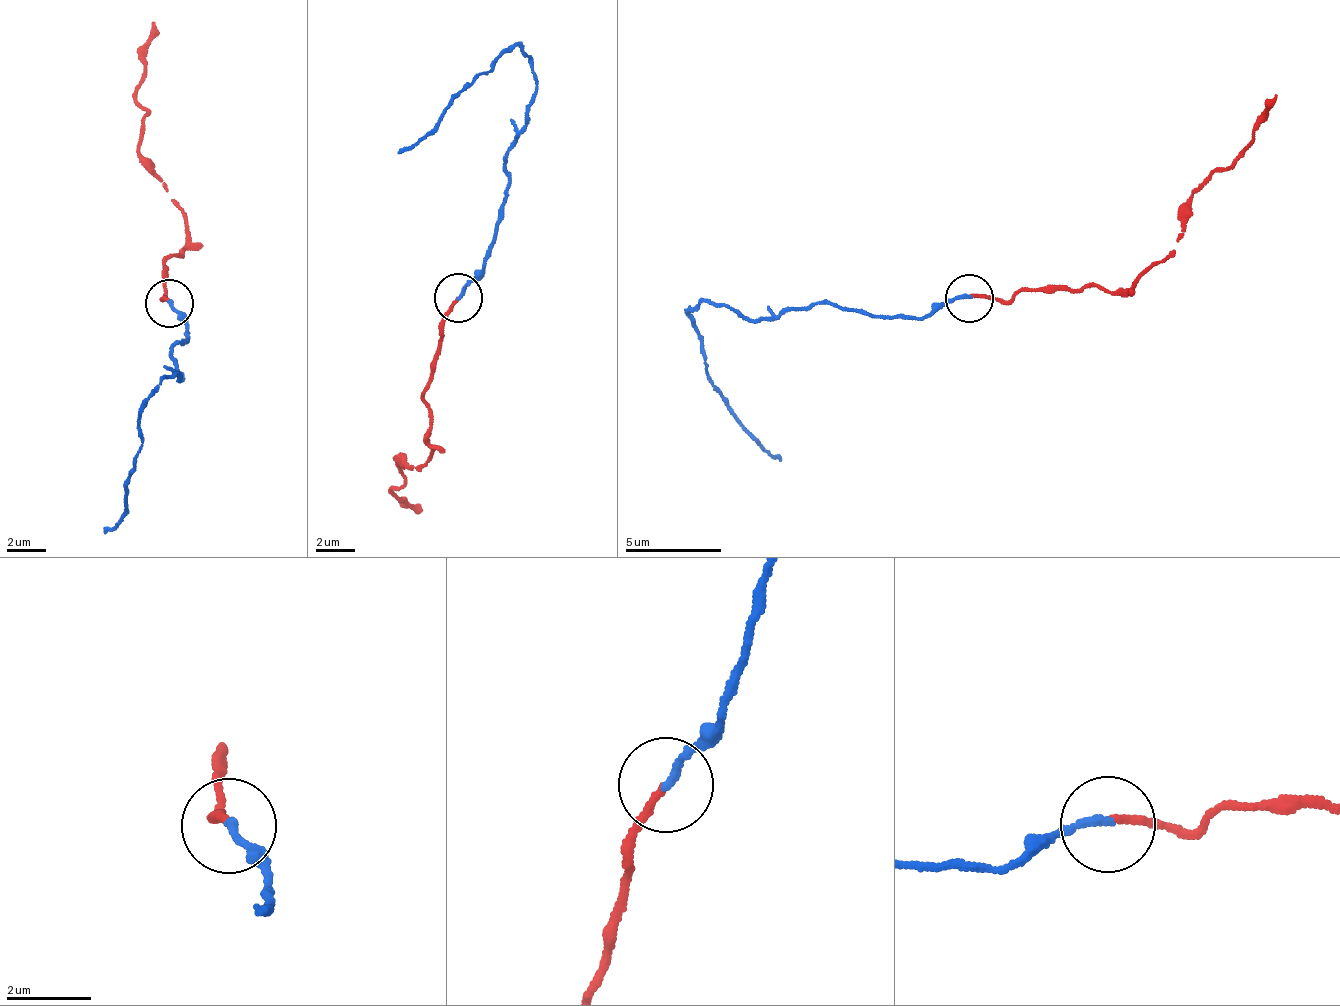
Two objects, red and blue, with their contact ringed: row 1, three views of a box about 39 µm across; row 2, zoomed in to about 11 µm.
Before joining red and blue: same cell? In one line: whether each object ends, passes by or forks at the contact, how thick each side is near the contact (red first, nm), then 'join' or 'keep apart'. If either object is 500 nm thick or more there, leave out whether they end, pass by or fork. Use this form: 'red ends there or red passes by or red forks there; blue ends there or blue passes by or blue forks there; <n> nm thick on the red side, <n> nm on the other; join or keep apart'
red ends there; blue ends there; 160 nm thick on the red side, 190 nm on the other; join

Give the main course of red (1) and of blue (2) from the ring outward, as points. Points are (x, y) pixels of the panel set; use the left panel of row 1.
1: (165, 299), (163, 263), (180, 258), (188, 229), (139, 146), (148, 116), (134, 92), (155, 23)
2: (170, 304), (186, 329), (168, 359), (182, 378), (163, 380), (144, 405), (126, 507), (103, 534)

